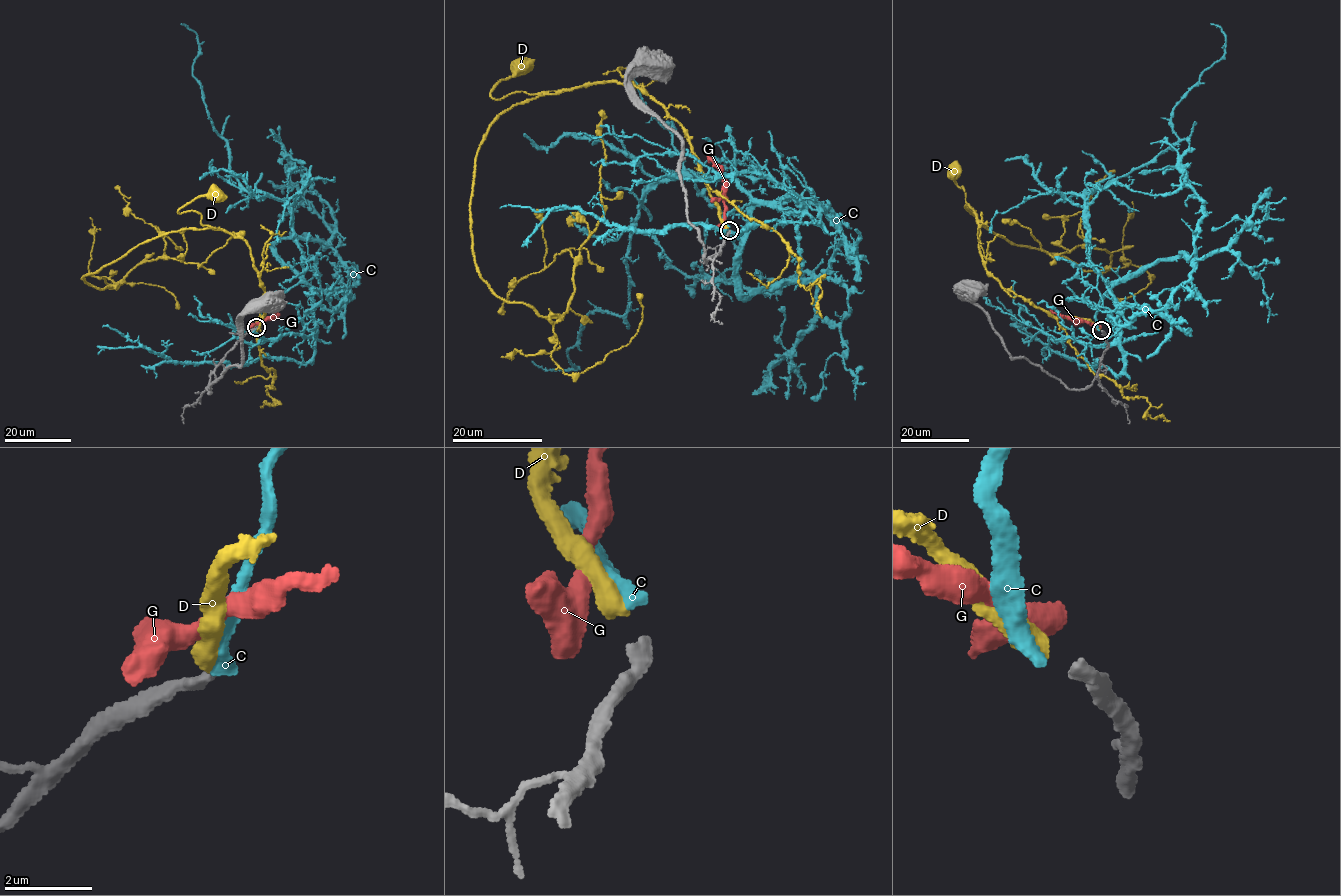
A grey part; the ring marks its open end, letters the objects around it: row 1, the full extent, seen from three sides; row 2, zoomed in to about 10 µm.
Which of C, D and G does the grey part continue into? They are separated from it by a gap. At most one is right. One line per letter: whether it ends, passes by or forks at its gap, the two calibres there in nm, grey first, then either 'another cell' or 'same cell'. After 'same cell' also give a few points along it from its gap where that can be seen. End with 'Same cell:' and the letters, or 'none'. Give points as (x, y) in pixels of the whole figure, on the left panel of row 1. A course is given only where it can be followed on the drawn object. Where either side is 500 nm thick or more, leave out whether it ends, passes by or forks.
C: it ends | 320/320 nm | same cell | via (256, 327), (261, 312), (301, 280), (292, 212), (229, 170), (228, 145), (191, 70), (197, 34), (181, 24)
D: it ends | 320/480 nm | another cell
G: 320/550 nm | another cell
Same cell: C

